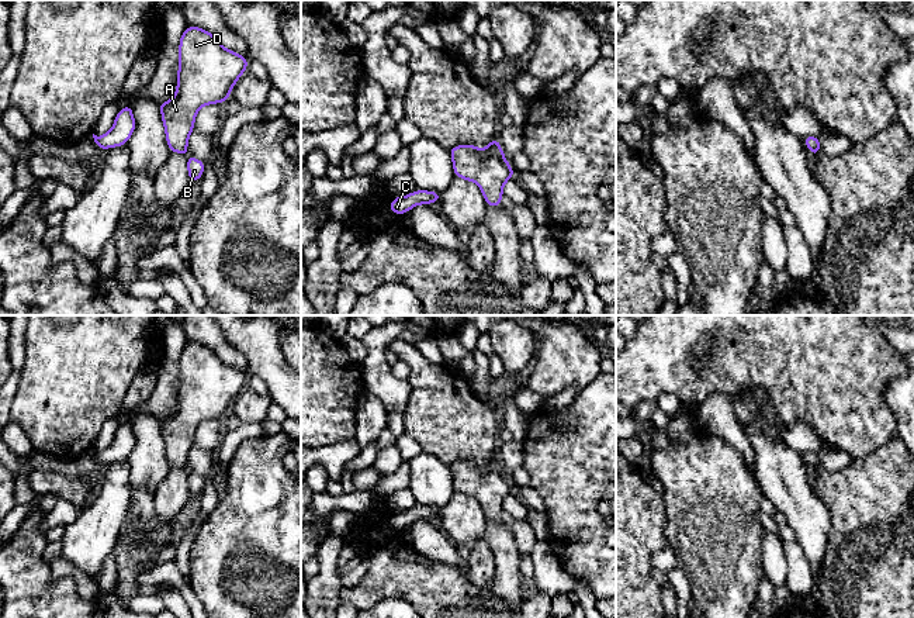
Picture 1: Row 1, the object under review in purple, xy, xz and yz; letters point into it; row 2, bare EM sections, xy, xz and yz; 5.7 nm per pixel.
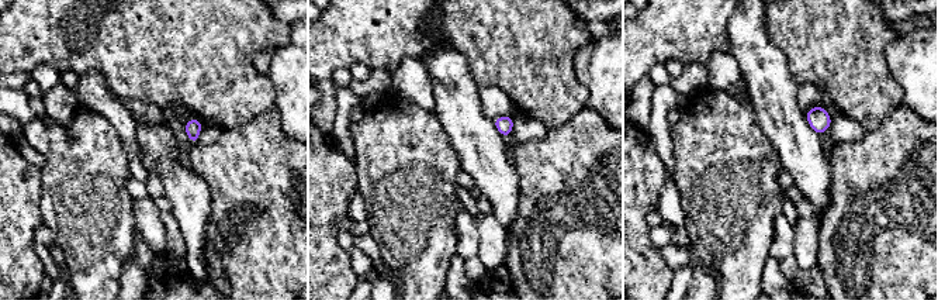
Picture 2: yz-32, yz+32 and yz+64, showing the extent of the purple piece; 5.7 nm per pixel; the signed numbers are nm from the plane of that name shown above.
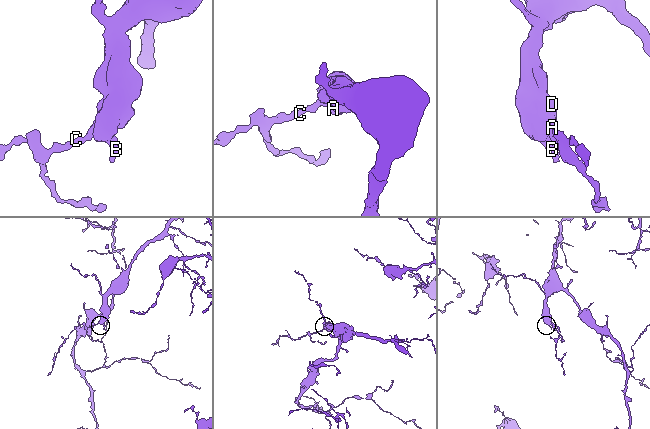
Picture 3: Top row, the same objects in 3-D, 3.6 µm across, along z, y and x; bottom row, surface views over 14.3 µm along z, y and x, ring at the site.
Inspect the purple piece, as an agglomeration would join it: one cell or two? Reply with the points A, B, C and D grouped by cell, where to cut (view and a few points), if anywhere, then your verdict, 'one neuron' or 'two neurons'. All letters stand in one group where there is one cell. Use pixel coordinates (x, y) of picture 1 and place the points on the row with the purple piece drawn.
groups A B C D; cut none; one neuron

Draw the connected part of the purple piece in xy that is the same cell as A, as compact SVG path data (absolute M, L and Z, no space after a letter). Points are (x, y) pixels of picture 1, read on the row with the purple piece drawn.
M198 27L184 30L176 94L159 103L170 152L187 155L197 111L207 104L225 103L246 69L247 58L224 48L214 34Z

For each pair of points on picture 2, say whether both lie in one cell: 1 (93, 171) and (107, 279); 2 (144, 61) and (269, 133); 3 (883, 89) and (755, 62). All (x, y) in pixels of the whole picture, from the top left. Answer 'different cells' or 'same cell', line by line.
1: same cell
2: different cells
3: different cells

